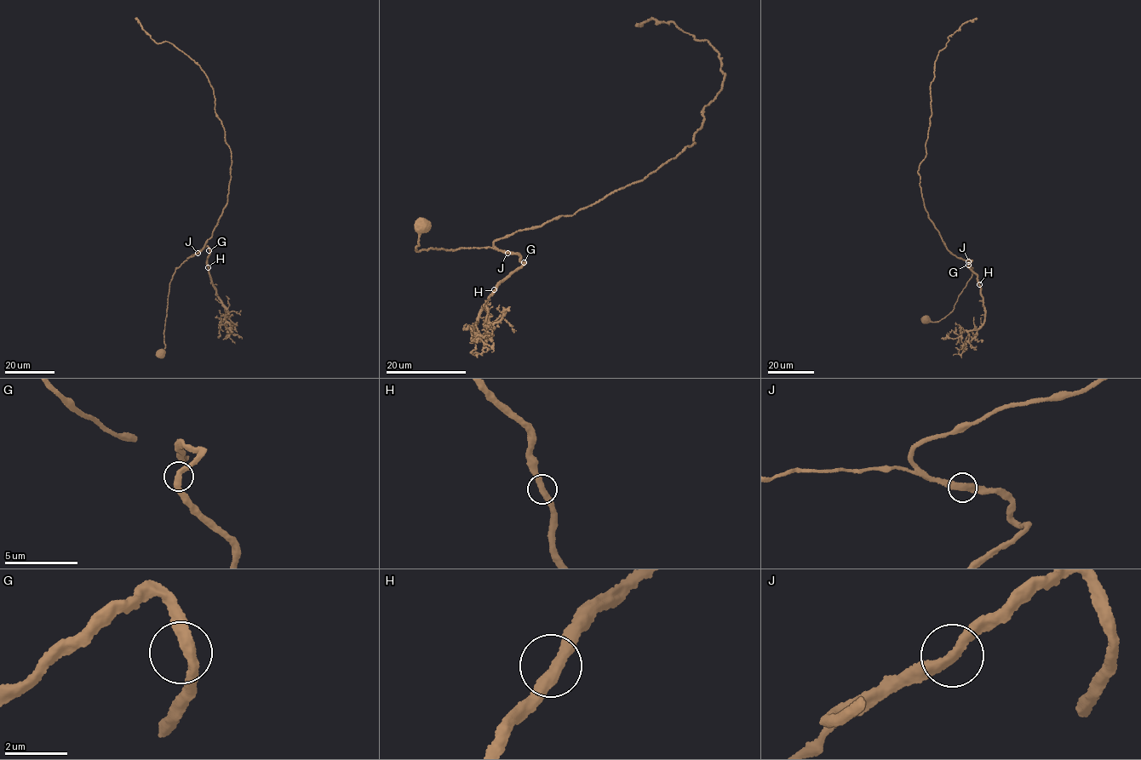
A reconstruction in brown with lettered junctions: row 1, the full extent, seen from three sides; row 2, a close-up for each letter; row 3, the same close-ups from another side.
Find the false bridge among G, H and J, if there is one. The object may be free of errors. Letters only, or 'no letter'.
no letter

